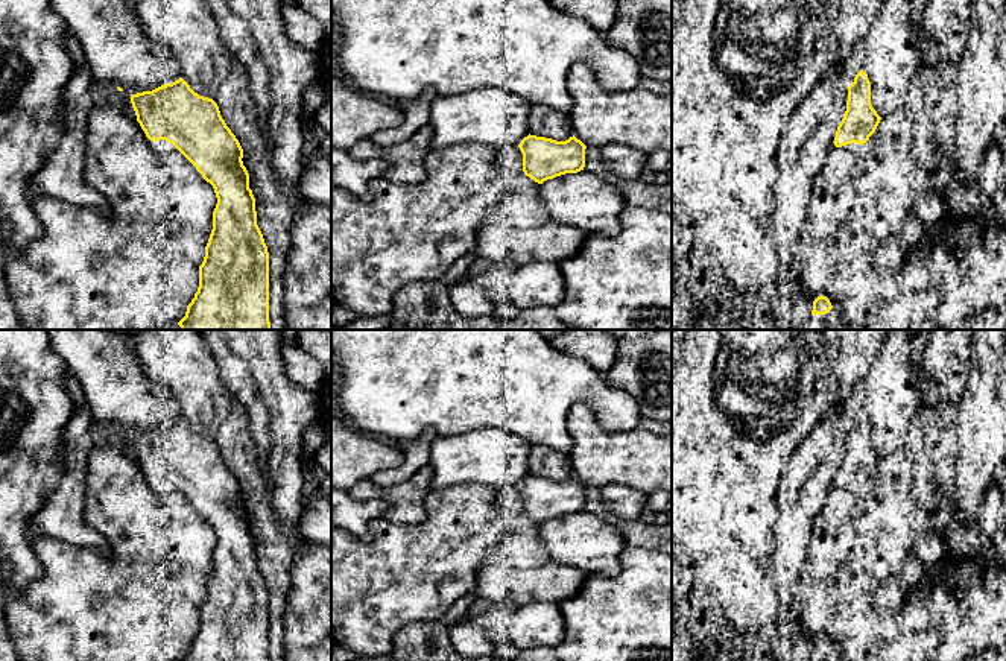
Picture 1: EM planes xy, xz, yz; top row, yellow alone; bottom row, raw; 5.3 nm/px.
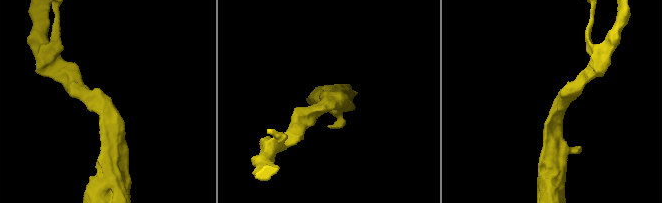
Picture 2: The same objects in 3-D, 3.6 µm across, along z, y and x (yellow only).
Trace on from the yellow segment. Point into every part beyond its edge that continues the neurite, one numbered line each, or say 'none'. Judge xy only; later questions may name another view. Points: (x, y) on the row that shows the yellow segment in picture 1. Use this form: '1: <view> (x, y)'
1: xy (161, 146)

